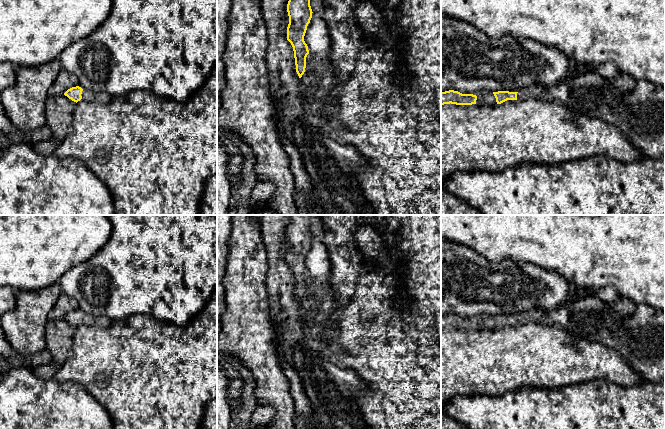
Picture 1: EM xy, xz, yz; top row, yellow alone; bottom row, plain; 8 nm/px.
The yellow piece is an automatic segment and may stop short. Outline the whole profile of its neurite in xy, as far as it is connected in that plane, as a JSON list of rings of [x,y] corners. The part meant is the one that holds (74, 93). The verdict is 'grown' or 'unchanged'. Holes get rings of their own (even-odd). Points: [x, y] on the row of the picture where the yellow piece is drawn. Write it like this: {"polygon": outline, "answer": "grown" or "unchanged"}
{"polygon": [[[79,86],[68,89],[64,93],[64,95],[76,103],[81,99],[86,101],[98,101],[100,103],[108,103],[113,98],[110,94],[106,92],[94,93],[90,90],[83,90]]], "answer": "grown"}

